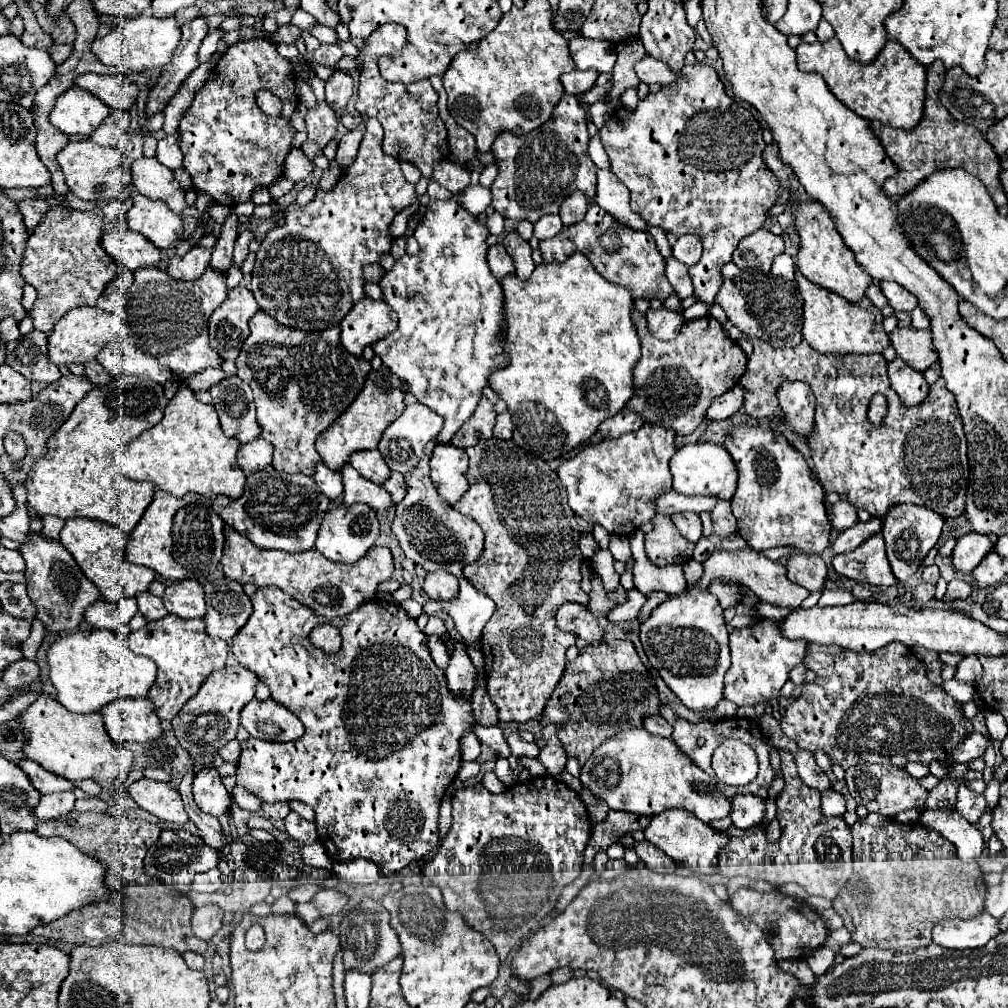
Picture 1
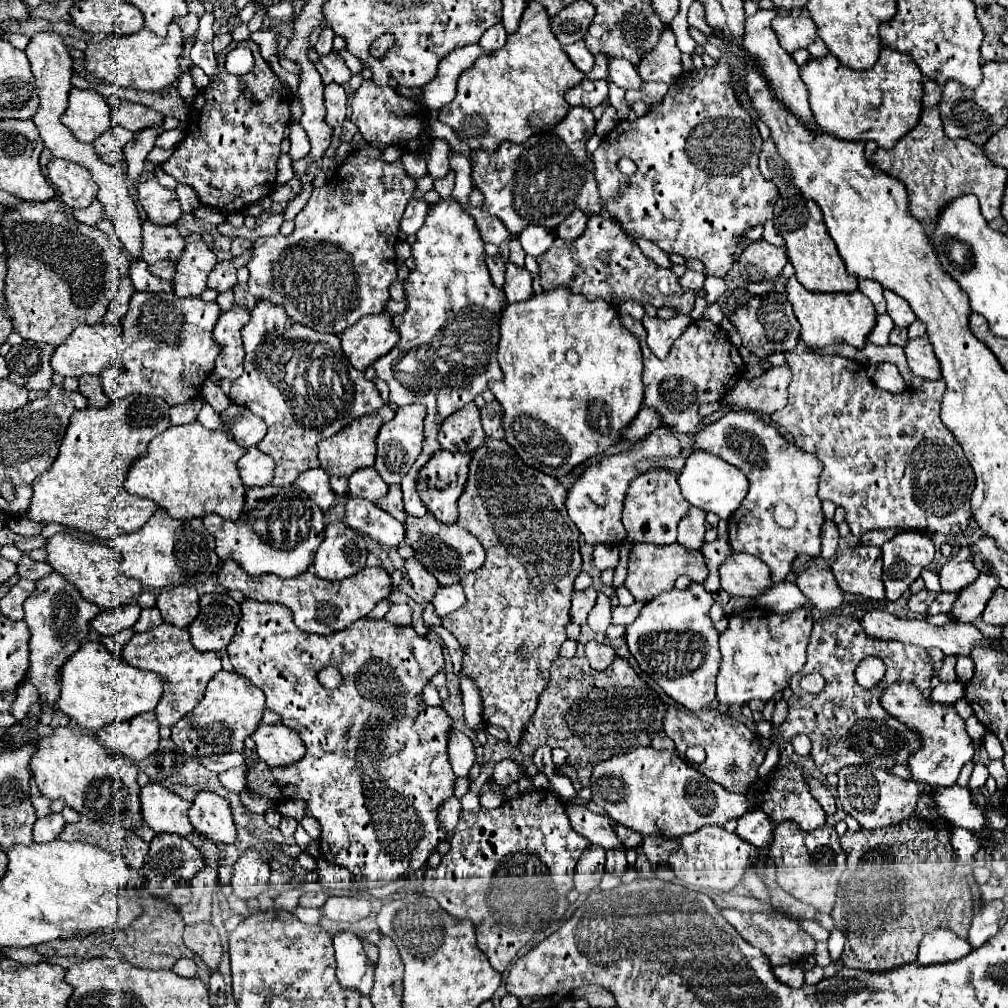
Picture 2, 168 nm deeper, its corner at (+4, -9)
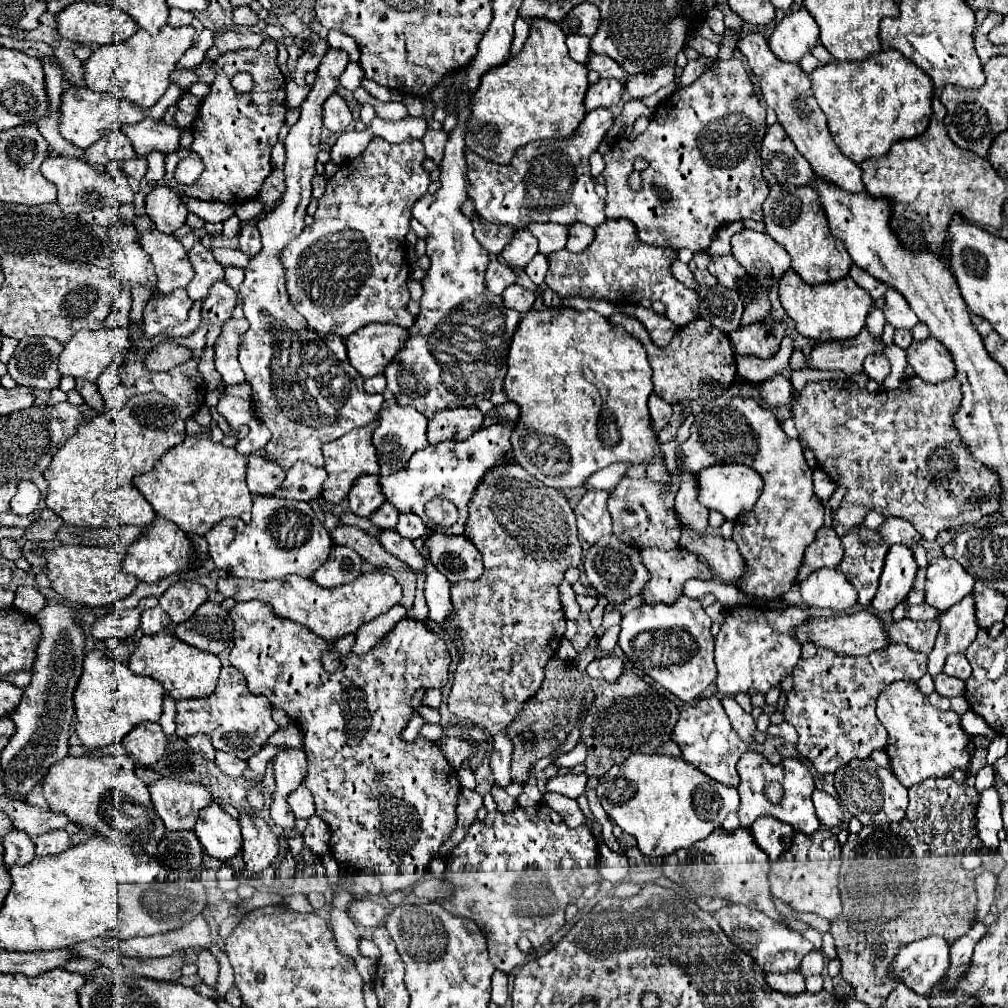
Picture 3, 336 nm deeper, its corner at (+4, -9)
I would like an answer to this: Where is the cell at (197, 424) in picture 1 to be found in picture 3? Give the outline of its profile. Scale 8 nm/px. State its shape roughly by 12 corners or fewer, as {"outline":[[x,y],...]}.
{"outline":[[186,437],[134,487],[186,533],[250,521],[248,457]]}

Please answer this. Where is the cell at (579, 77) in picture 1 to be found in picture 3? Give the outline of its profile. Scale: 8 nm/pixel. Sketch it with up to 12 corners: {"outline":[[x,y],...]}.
{"outline":[[600,79],[588,87],[586,111],[616,105],[624,85]]}

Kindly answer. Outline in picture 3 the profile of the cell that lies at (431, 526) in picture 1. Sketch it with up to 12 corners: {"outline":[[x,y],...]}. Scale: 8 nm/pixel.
{"outline":[[432,533],[430,559],[450,583],[482,575],[482,555],[464,535]]}

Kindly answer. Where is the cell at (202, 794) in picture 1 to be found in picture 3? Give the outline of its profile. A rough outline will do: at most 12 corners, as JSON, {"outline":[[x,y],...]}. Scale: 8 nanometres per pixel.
{"outline":[[216,803],[194,827],[204,851],[220,861],[238,857],[238,821]]}

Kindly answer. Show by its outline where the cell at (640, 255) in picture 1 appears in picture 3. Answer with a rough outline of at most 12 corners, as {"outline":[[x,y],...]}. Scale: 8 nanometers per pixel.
{"outline":[[606,219],[586,251],[548,255],[546,285],[614,305],[658,299],[684,327],[698,295],[670,247]]}

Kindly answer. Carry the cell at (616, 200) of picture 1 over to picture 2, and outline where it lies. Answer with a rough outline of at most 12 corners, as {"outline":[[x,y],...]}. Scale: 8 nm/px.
{"outline":[[632,237],[648,259],[660,267],[672,267],[658,245],[642,237]]}

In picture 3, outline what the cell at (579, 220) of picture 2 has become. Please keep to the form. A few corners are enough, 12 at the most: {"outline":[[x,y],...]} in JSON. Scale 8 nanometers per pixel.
{"outline":[[584,223],[570,227],[566,249],[584,251],[594,241],[594,229]]}

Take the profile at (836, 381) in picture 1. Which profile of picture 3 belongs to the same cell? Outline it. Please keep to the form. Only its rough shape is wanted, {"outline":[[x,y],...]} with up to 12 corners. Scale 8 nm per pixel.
{"outline":[[956,379],[792,403],[818,467],[926,541],[998,513],[998,475],[954,427]]}

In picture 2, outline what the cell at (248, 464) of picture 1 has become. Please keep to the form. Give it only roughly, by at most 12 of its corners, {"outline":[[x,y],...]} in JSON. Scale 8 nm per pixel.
{"outline":[[250,447],[238,461],[246,487],[268,485],[274,459]]}

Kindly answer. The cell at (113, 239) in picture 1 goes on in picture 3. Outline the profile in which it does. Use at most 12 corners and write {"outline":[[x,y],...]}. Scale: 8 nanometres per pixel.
{"outline":[[184,289],[158,293],[144,309],[152,339],[188,319],[192,301]]}

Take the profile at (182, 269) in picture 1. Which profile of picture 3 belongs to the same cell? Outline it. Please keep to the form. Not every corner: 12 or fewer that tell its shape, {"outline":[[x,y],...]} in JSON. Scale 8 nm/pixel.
{"outline":[[196,243],[188,251],[196,271],[186,291],[204,301],[208,289],[224,279],[212,251]]}

